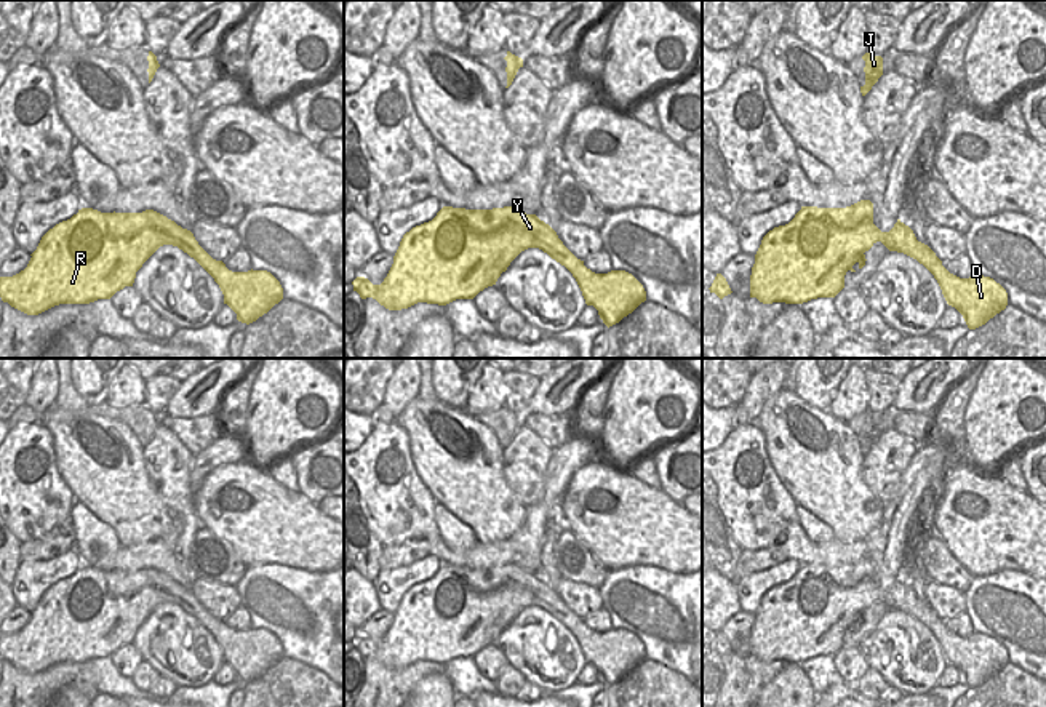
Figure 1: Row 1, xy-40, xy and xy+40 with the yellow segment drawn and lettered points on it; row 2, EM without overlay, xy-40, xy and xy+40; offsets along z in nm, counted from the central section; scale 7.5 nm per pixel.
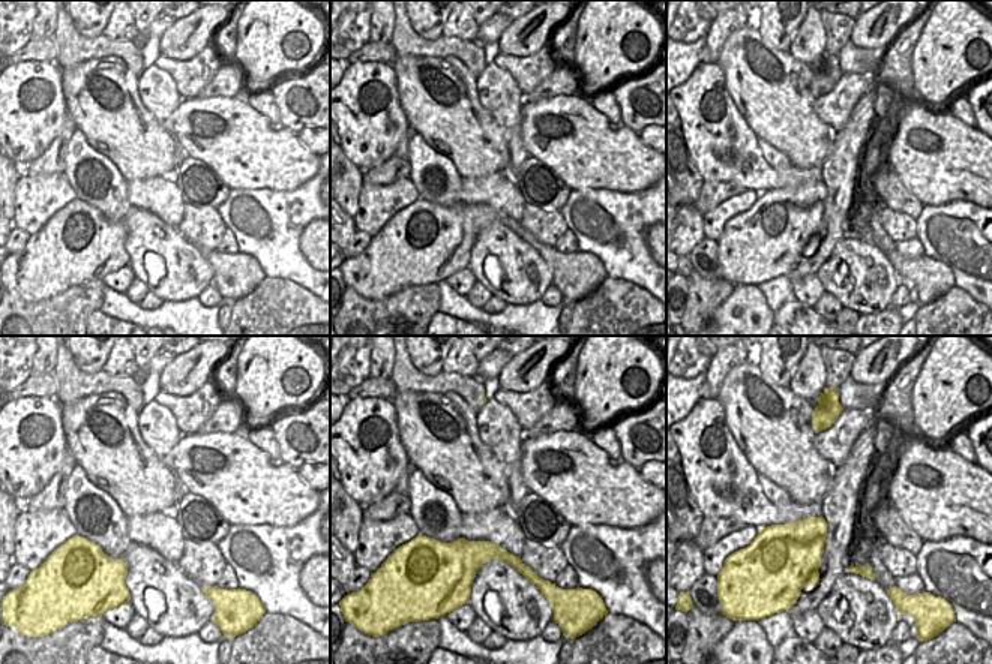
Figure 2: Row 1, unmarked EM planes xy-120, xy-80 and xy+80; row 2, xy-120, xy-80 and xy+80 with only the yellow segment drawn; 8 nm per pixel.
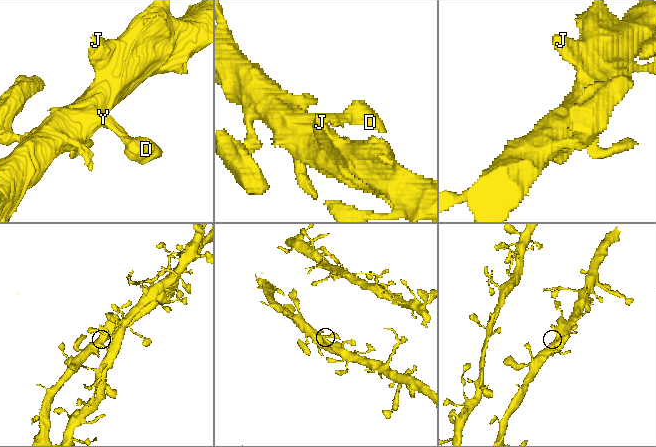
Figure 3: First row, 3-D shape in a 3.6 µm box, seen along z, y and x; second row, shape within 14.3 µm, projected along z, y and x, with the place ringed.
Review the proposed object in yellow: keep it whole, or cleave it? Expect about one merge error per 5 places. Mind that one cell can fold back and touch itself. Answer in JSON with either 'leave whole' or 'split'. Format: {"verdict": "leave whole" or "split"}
{"verdict": "leave whole"}

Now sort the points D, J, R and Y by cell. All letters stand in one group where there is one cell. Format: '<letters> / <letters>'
D J R Y

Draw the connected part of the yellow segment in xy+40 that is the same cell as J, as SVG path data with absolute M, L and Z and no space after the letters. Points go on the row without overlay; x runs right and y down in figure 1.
M865 411L862 414L865 419L865 443L860 445L862 454L865 454L872 445L878 440L878 437L883 433L883 416L881 414L872 414L870 411Z

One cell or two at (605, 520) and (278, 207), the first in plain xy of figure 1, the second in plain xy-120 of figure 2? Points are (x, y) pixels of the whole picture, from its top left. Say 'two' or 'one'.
two

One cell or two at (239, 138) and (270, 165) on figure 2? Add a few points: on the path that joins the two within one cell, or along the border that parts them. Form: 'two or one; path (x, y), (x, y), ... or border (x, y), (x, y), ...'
one; path (246, 146), (263, 158)

